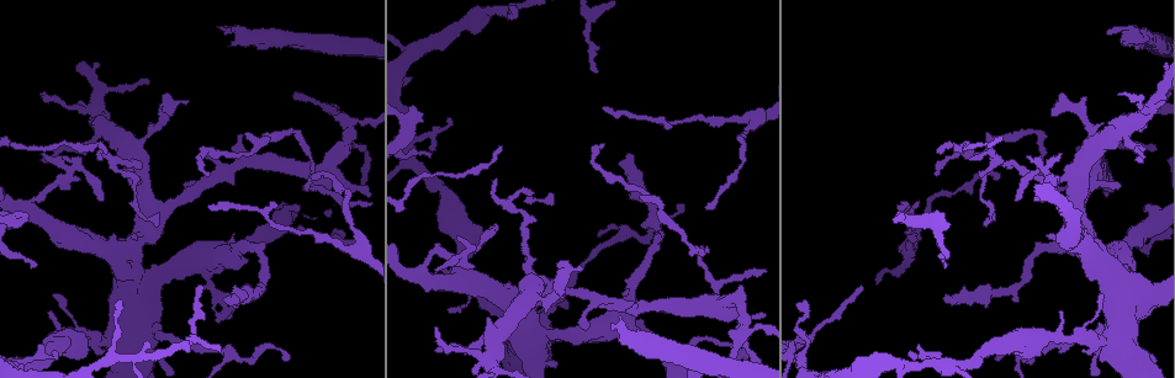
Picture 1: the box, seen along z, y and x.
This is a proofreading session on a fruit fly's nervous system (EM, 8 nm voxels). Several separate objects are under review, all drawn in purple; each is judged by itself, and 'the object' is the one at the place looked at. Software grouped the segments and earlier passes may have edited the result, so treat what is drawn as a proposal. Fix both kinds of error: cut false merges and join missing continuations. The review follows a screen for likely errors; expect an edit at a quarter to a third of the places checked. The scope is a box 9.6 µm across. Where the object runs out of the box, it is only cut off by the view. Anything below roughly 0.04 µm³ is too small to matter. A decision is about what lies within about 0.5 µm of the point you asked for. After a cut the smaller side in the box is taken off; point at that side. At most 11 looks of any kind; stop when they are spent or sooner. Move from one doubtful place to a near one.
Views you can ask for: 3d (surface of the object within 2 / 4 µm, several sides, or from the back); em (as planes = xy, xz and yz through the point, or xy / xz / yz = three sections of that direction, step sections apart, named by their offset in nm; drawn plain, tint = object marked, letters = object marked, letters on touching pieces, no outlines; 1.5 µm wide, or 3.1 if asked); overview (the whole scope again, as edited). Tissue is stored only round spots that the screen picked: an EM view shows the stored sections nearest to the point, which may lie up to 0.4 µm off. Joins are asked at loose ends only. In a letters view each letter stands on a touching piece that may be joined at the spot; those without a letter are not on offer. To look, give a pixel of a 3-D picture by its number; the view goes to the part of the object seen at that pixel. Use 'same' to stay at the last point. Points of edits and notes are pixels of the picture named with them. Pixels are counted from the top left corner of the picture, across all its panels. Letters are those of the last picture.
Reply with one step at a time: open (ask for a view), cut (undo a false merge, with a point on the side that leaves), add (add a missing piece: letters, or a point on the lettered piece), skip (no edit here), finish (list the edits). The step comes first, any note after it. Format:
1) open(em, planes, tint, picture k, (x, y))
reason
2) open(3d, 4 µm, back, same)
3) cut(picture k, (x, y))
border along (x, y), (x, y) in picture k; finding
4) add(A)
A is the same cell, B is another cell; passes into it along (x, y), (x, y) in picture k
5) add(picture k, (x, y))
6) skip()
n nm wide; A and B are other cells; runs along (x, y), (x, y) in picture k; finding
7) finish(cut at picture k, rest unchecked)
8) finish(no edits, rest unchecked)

open(em, planes, plain, picture 1, (437, 328))
an open end

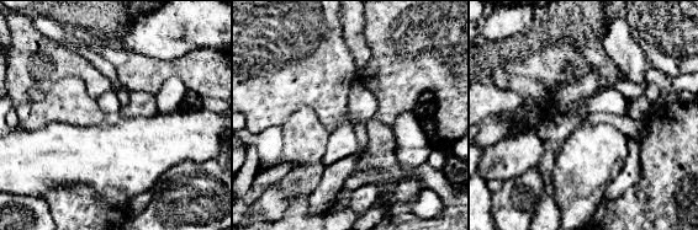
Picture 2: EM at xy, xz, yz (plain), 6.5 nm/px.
open(em, planes, tint, same)
where the object lies

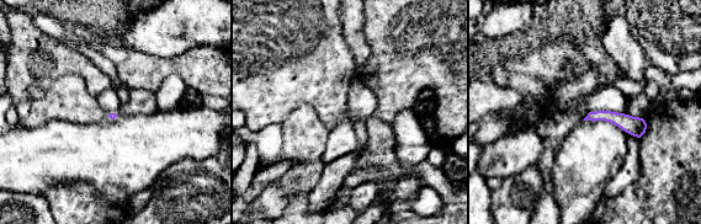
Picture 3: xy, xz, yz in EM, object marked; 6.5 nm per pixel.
open(em, planes, letters, same)
what lies round it

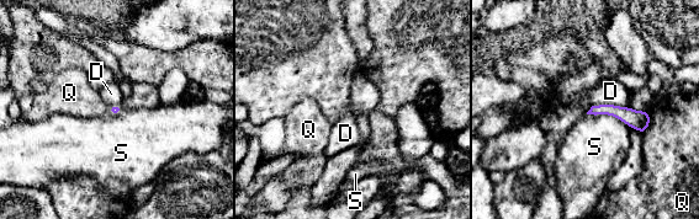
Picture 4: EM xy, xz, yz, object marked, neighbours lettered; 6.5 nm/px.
skip()
70 nm wide; D, Q and S are other cells; no lettered piece goes on from it

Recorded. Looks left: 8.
open(3d, 4 µm, picture 1, (551, 192))
tapers out

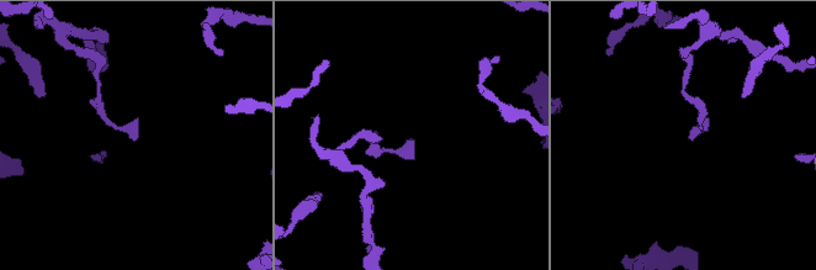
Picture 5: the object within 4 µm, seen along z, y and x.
open(em, yz, step 8, plain, picture 5, (689, 134))

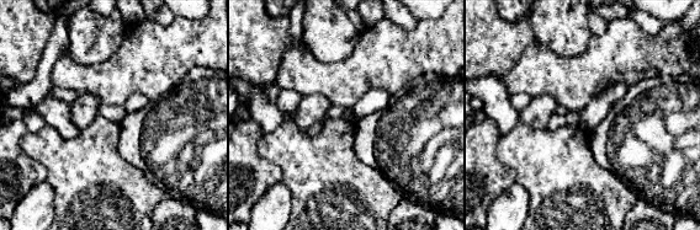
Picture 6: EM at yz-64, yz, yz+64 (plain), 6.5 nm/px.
open(em, yz, step 8, letters, same)

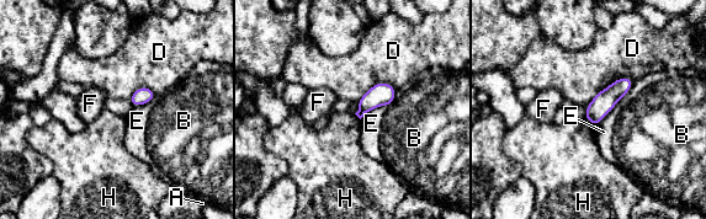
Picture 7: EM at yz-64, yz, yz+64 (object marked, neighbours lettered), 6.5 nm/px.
skip()
E touches over 380 nm; A, B, D, E, F and H are other cells; border along (633, 80), (615, 79), (584, 106) in picture 7; none of them fits

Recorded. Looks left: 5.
open(3d, 4 µm, picture 1, (1061, 313))
branch stops here

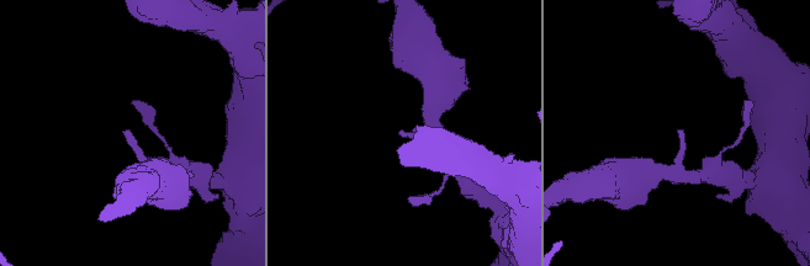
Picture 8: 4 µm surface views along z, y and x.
open(em, planes, letters, picture 8, (682, 133))
need the tissue

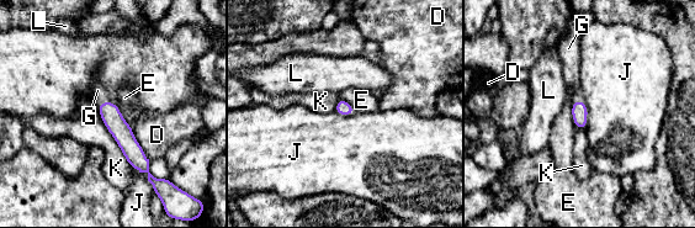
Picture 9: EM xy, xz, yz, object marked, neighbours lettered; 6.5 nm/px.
add(G)
K touches over 420 nm; G is the same cell, D, E, J, K and L are other cells; the neuron continues

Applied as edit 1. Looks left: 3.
open(em, yz, step 8, tint, picture 1, (531, 266))
sudden change in width

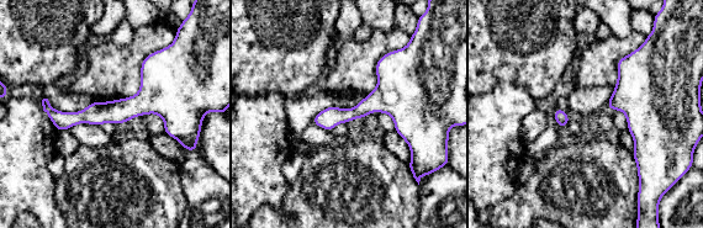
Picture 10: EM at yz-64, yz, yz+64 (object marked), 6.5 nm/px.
open(em, xz, step 8, tint, same)

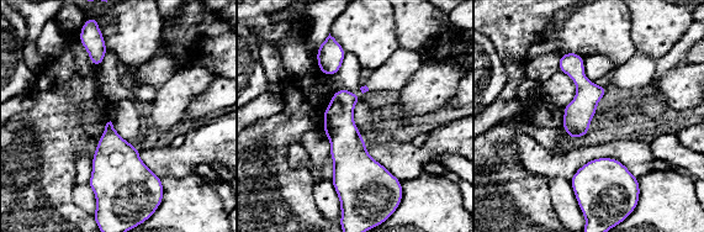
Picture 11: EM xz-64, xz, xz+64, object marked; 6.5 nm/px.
open(em, xz, step 8, letters, same)

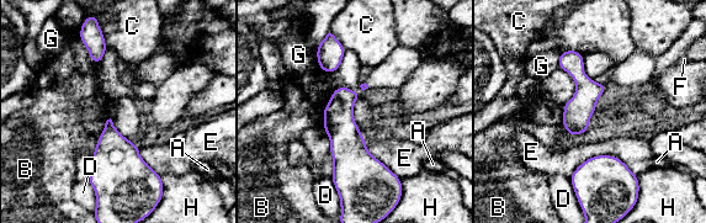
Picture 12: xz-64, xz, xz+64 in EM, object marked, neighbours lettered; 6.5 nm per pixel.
skip()
E touches over 440 nm; A, B, C, D, E, F, G and H are other cells; continuous, no second neuron

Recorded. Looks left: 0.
finish(add at picture 9, rest unchecked)

